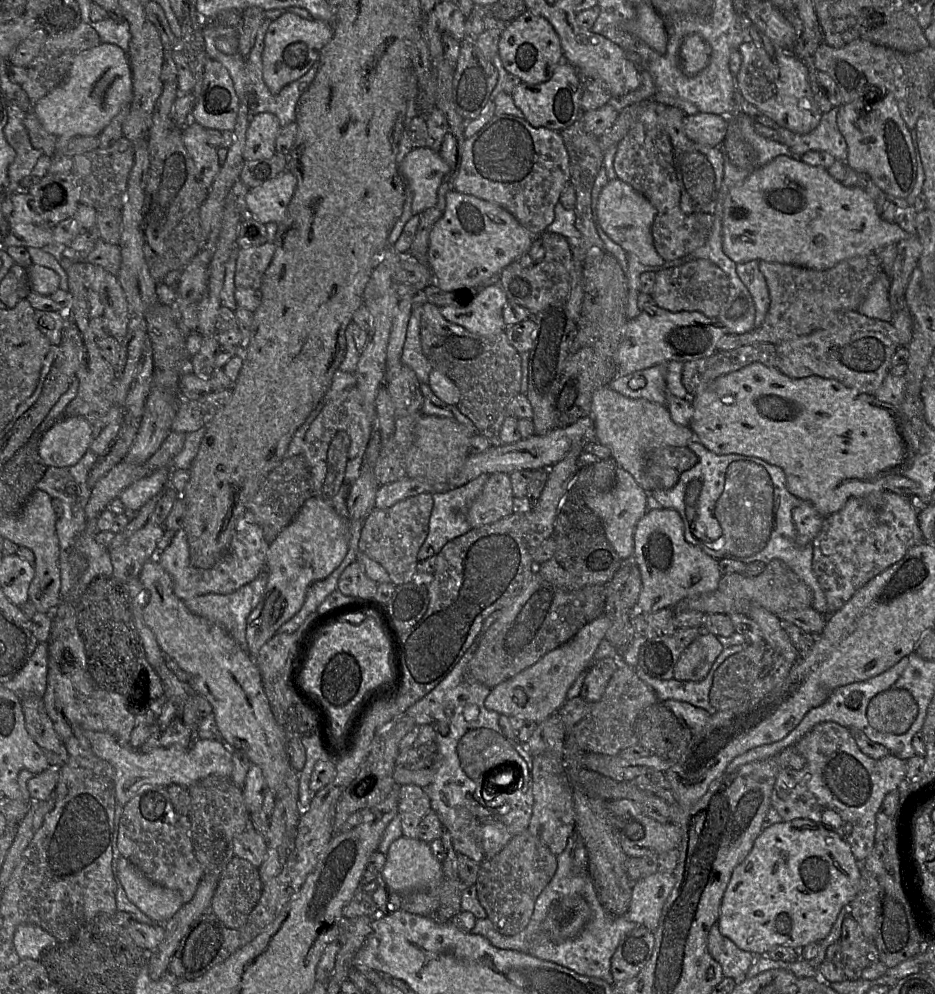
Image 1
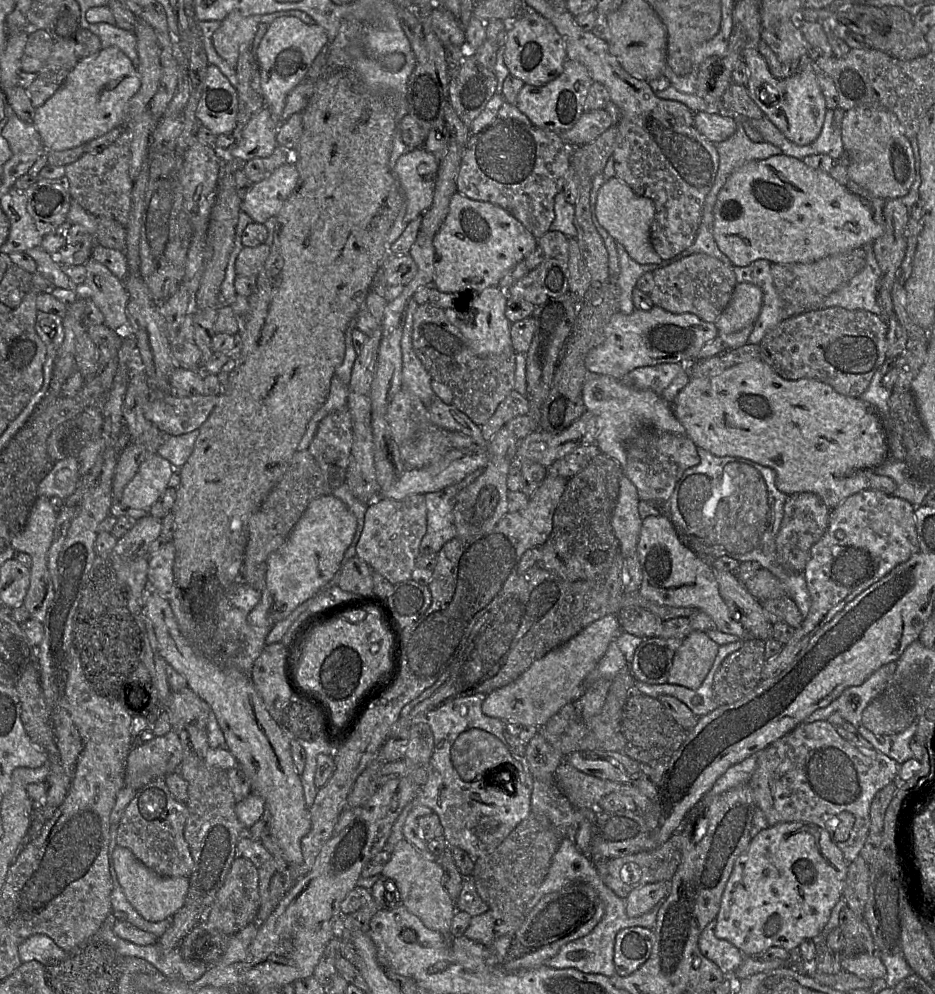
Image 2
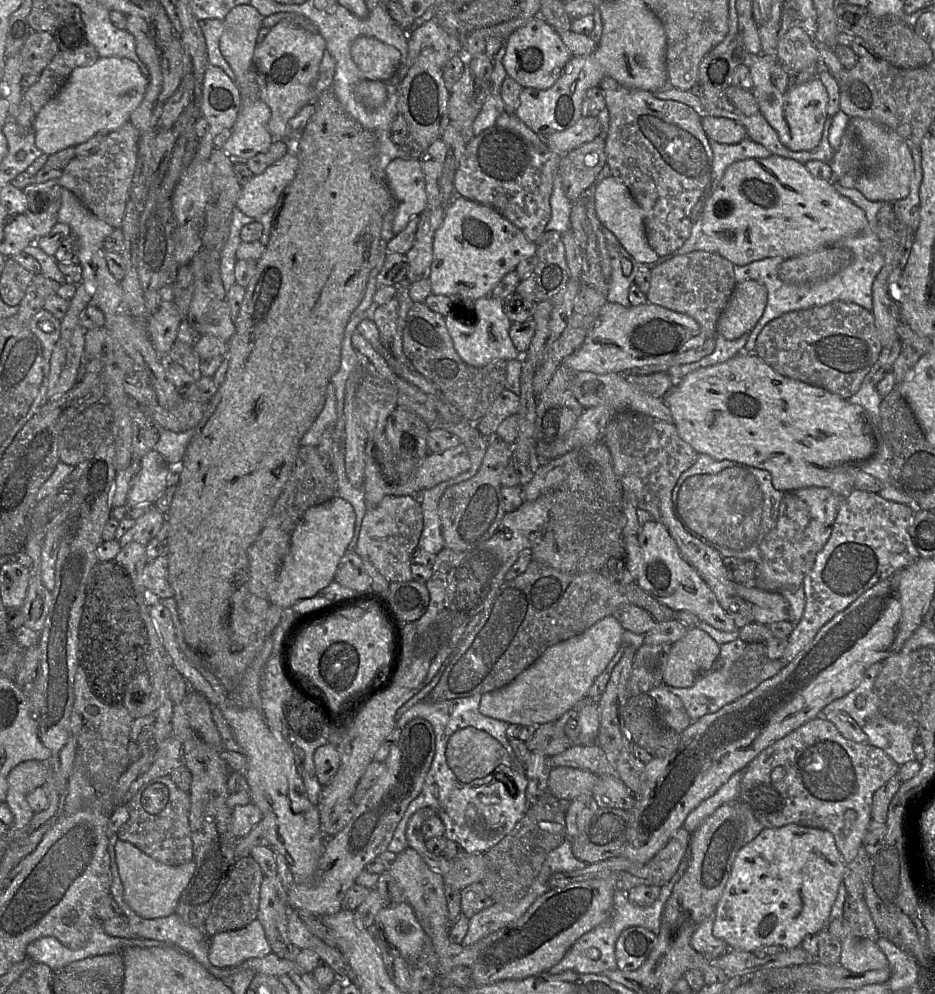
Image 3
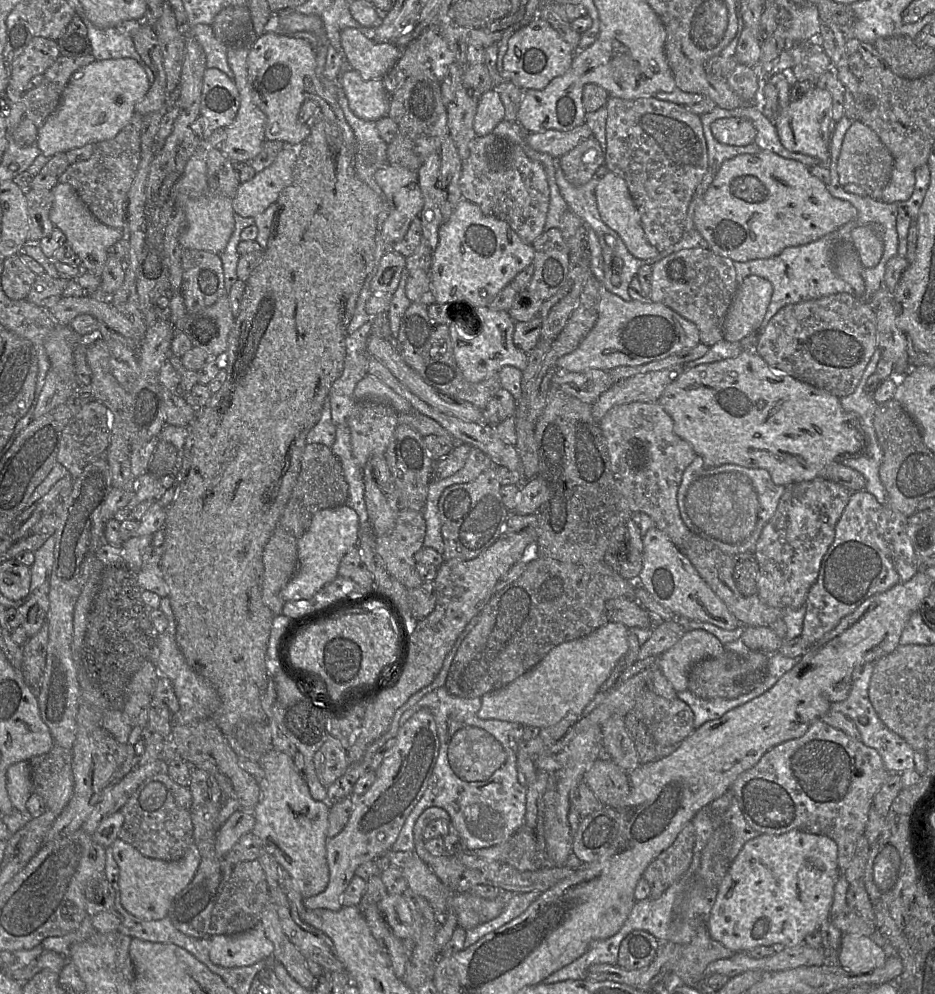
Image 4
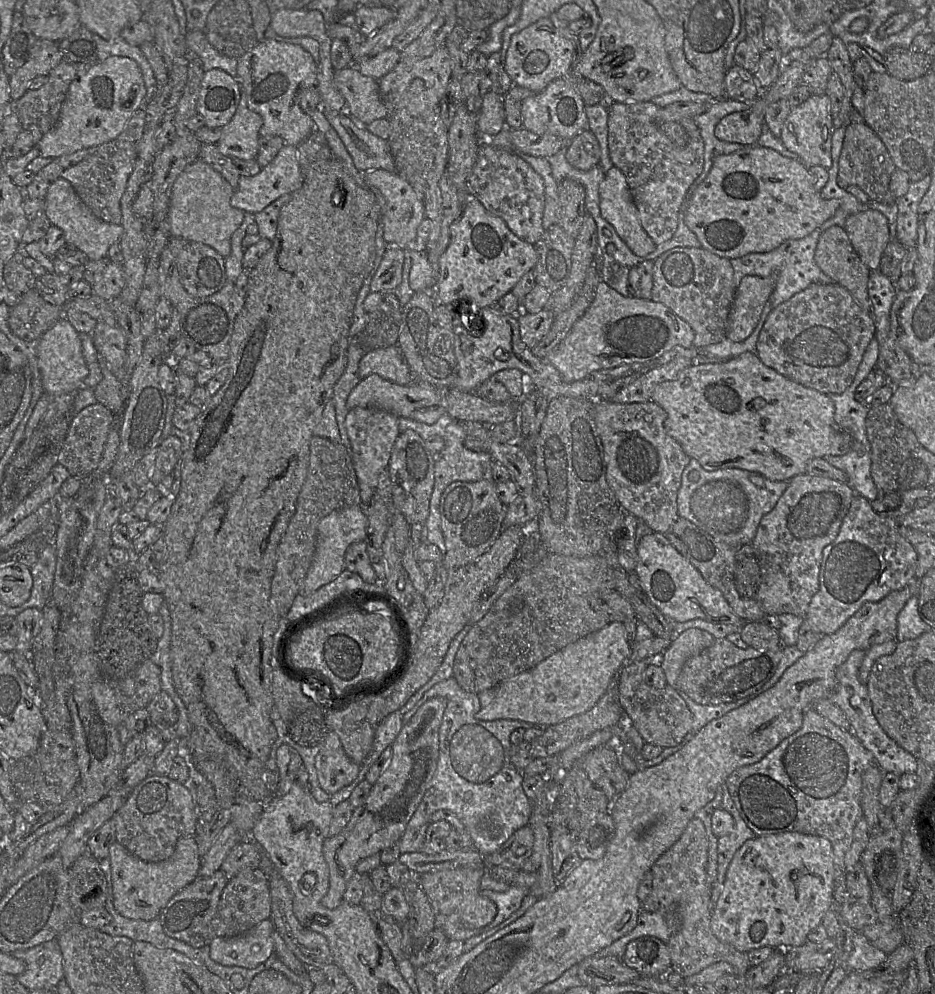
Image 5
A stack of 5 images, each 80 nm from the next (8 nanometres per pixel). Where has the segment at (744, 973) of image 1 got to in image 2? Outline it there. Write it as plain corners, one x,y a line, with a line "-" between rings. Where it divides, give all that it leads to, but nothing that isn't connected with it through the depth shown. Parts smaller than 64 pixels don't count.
716,920
707,924
698,939
701,953
714,962
725,976
732,976
743,962
745,955
727,940
718,939
714,934

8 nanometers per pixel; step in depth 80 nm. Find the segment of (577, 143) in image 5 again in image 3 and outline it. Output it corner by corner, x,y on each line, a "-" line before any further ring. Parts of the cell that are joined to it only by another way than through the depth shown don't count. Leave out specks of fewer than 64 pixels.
597,136
561,156
559,174
564,194
571,202
580,199
584,191
597,182
597,176
607,162
605,144
605,138

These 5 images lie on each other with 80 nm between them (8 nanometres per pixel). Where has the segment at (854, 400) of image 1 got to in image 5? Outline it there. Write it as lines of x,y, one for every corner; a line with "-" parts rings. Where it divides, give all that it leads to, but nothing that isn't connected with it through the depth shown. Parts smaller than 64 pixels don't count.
753,352
742,353
723,363
690,366
680,372
674,380
658,384
654,389
651,401
661,406
667,414
664,422
666,433
679,443
684,453
690,459
697,460
706,471
738,468
758,473
771,481
790,481
797,475
805,474
807,463
810,460
826,456
841,456
849,452
853,446
850,434
839,428
834,421
835,406
828,395
789,380
764,365
757,356
757,353

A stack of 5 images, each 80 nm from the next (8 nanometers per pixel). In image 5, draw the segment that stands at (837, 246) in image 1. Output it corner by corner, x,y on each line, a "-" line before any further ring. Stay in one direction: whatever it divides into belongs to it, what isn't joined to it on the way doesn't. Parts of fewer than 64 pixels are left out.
757,144
715,158
709,174
694,190
684,221
696,235
703,249
727,259
751,253
767,253
787,240
801,239
830,219
840,205
839,200
826,200
814,187
814,180
800,160
791,159
777,151

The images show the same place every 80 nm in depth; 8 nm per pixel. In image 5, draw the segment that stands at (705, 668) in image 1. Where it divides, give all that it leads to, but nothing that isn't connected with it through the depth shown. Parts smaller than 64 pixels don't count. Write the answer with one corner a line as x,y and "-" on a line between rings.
689,628
681,632
657,658
667,683
676,688
677,680
686,660
711,646
715,637
699,628

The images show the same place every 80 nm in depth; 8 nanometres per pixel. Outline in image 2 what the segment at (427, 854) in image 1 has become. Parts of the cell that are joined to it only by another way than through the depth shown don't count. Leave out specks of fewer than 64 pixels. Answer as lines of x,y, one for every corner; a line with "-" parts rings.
403,839
396,844
380,875
394,881
402,904
409,912
417,916
428,929
439,932
450,941
452,919
457,910
444,888
443,868
437,860
427,859
420,850

